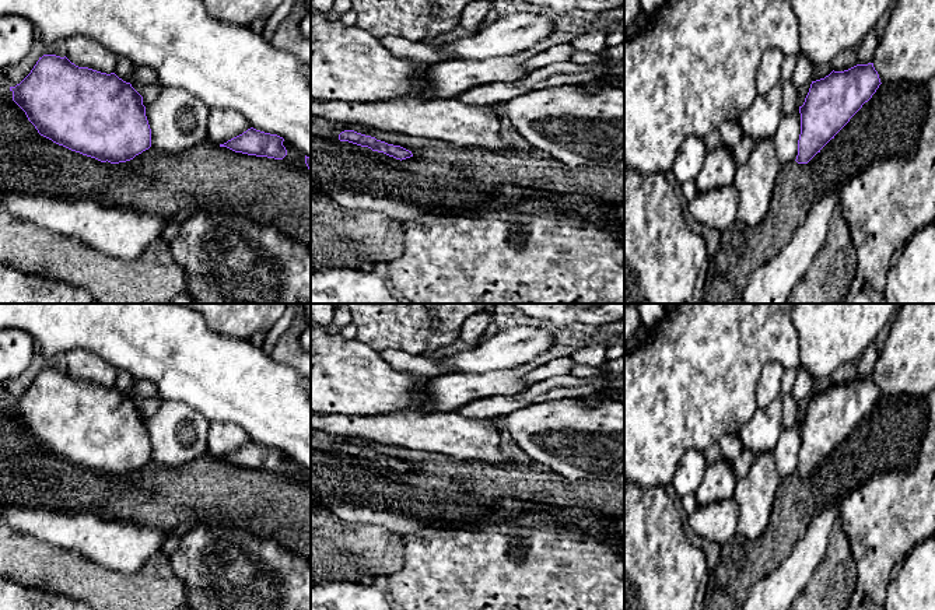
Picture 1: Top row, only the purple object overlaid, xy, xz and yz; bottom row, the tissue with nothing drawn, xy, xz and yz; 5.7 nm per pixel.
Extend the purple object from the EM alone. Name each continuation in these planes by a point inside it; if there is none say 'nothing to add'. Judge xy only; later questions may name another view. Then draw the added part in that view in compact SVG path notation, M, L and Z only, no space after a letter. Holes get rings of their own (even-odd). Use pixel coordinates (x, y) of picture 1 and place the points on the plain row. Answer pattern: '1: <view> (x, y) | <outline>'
nothing to add

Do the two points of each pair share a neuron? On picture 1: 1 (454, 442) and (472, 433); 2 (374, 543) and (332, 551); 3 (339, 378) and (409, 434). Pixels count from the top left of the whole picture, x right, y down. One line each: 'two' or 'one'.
1: one
2: one
3: two

